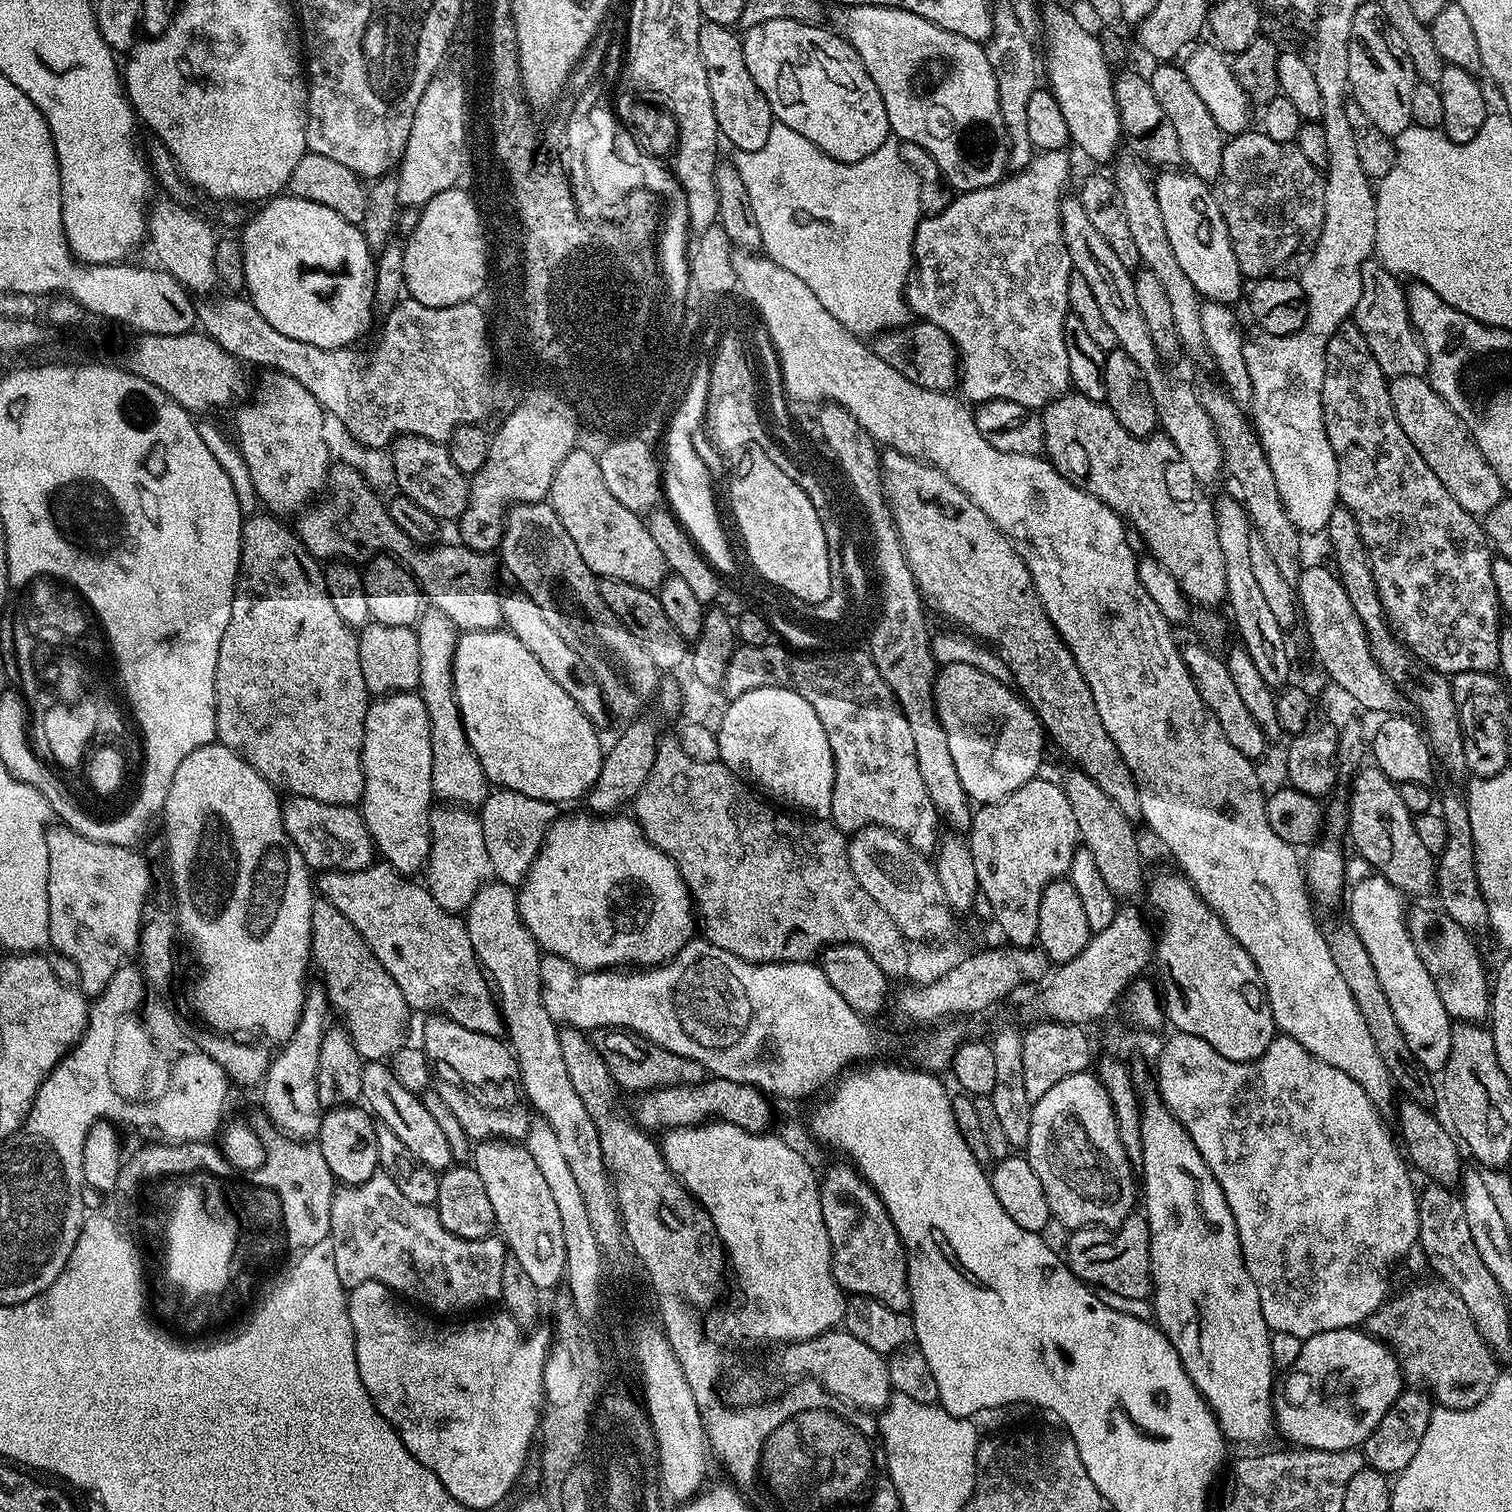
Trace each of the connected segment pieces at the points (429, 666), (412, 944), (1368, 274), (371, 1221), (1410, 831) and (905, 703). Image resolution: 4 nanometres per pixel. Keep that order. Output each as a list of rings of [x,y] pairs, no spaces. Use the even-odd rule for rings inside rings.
[[[439,614],[425,615],[419,621],[418,658],[420,659],[420,686],[418,694],[426,702],[426,714],[430,714],[430,750],[432,751],[432,790],[437,801],[448,806],[469,810],[483,804],[490,791],[490,781],[482,770],[462,722],[458,710],[452,663],[456,653],[458,629],[450,618]]]
[[[374,862],[371,867],[363,868],[357,872],[320,872],[318,892],[323,899],[329,900],[334,906],[338,906],[338,910],[342,910],[342,914],[346,914],[346,918],[355,926],[358,934],[362,934],[362,938],[370,946],[370,950],[378,958],[378,962],[382,962],[382,966],[386,966],[386,974],[390,974],[390,978],[394,978],[394,982],[398,982],[398,990],[402,990],[402,996],[406,998],[409,1009],[416,1011],[417,1008],[418,1011],[424,1012],[423,1014],[443,1014],[449,1016],[454,1022],[458,1022],[458,1026],[466,1026],[466,1030],[499,1037],[505,1031],[504,1018],[489,977],[481,968],[480,959],[474,954],[474,946],[470,942],[467,923],[457,913],[442,910],[442,906],[438,906],[438,902],[434,902],[434,898],[428,893],[427,887],[423,883],[411,884],[408,880],[411,879],[392,871],[387,864]]]
[[[1369,258],[1364,263],[1360,277],[1364,297],[1356,303],[1354,322],[1358,330],[1362,330],[1362,338],[1366,338],[1366,346],[1370,346],[1374,362],[1382,366],[1384,375],[1389,378],[1424,376],[1428,370],[1428,359],[1420,337],[1412,326],[1405,285],[1392,273],[1387,272],[1375,258]]]
[[[377,1174],[361,1184],[337,1187],[330,1206],[330,1239],[334,1246],[334,1270],[338,1270],[338,1282],[350,1290],[362,1286],[367,1280],[377,1280],[397,1294],[404,1288],[412,1288],[412,1284],[424,1284],[424,1248],[428,1248],[428,1232],[436,1228],[438,1217],[433,1205],[410,1202],[391,1174]]]
[[[1364,766],[1357,771],[1350,785],[1348,801],[1348,830],[1347,835],[1352,836],[1355,851],[1362,858],[1366,858],[1369,869],[1373,873],[1385,876],[1399,892],[1420,896],[1423,892],[1431,893],[1436,882],[1436,860],[1422,846],[1422,838],[1418,838],[1418,830],[1414,830],[1414,816],[1406,810],[1402,803],[1400,790],[1393,784],[1382,770],[1375,766]]]
[[[874,544],[874,554],[876,554],[876,568],[880,571],[879,583],[886,585],[886,612],[884,618],[876,622],[873,632],[868,636],[868,653],[875,665],[878,666],[879,673],[883,680],[895,694],[897,702],[909,723],[910,734],[913,735],[915,754],[917,755],[918,774],[922,777],[923,786],[930,794],[930,800],[935,806],[937,815],[944,819],[954,828],[954,830],[967,829],[972,823],[972,804],[968,795],[962,789],[962,782],[959,781],[958,770],[955,769],[954,758],[951,757],[950,746],[947,745],[945,728],[937,718],[936,703],[933,698],[933,686],[935,684],[938,665],[931,653],[931,633],[928,632],[926,616],[924,614],[924,600],[916,585],[916,580],[912,577],[912,571],[908,569],[908,563],[904,558],[904,547],[900,544]]]

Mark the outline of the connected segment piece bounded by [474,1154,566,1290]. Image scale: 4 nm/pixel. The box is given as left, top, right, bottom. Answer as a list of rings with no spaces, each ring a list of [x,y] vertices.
[[[480,1156],[474,1161],[478,1178],[486,1186],[490,1206],[494,1206],[496,1228],[502,1237],[511,1259],[522,1265],[530,1282],[541,1290],[552,1288],[565,1279],[564,1262],[566,1248],[562,1238],[562,1224],[558,1218],[558,1206],[538,1170],[534,1158],[520,1156]]]

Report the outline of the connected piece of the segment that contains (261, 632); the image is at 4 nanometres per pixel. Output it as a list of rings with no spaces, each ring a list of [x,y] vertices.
[[[263,514],[264,516],[249,515],[244,522],[242,530],[242,538],[240,539],[240,572],[236,576],[236,593],[234,594],[234,602],[230,610],[230,626],[226,626],[226,634],[222,634],[222,646],[218,646],[218,670],[214,674],[214,690],[216,691],[216,740],[225,744],[230,750],[238,753],[245,762],[254,770],[258,770],[258,774],[262,774],[262,778],[266,778],[273,788],[284,794],[293,796],[305,796],[306,798],[314,798],[318,802],[326,802],[327,804],[347,804],[349,806],[359,805],[360,796],[364,793],[364,767],[362,766],[362,746],[364,745],[364,723],[366,722],[366,714],[370,703],[370,693],[366,686],[366,678],[362,678],[362,662],[358,662],[358,642],[359,635],[346,622],[342,622],[342,617],[338,615],[338,610],[334,610],[334,602],[330,602],[330,594],[326,590],[326,582],[324,581],[324,568],[321,561],[315,556],[311,556],[307,546],[301,542],[299,536],[291,527],[288,528],[283,519],[277,518],[272,514]]]

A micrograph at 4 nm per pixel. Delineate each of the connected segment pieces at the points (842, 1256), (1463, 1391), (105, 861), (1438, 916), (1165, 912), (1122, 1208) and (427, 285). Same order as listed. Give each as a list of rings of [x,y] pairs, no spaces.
[[[847,1163],[844,1164],[834,1165],[825,1176],[822,1176],[822,1183],[820,1184],[820,1205],[822,1206],[824,1225],[828,1231],[830,1246],[832,1247],[832,1273],[834,1274],[834,1278],[839,1282],[845,1293],[854,1296],[868,1296],[871,1300],[882,1302],[890,1310],[901,1314],[907,1313],[912,1299],[910,1298],[910,1290],[908,1289],[908,1259],[904,1257],[904,1247],[900,1245],[900,1236],[897,1235],[896,1227],[892,1219],[888,1217],[888,1211],[885,1210],[883,1202],[878,1198],[878,1194],[874,1191],[871,1184],[856,1171],[855,1167],[849,1166]]]
[[[1436,1278],[1431,1279],[1425,1284],[1416,1284],[1413,1288],[1406,1289],[1401,1296],[1393,1295],[1385,1299],[1380,1308],[1368,1316],[1366,1331],[1369,1336],[1384,1341],[1392,1349],[1405,1381],[1409,1385],[1427,1390],[1439,1407],[1454,1410],[1473,1408],[1478,1402],[1482,1402],[1482,1398],[1486,1398],[1498,1375],[1498,1361],[1482,1334],[1478,1334],[1478,1326],[1474,1326],[1474,1318],[1470,1318],[1466,1302],[1462,1302],[1462,1298],[1458,1298],[1458,1294],[1454,1294],[1454,1290],[1450,1290],[1447,1284]]]
[[[52,826],[47,830],[47,836],[51,839],[52,854],[52,880],[51,880],[51,900],[49,912],[92,912],[92,920],[80,920],[80,924],[53,924],[49,922],[49,934],[51,936],[51,947],[59,952],[69,952],[80,962],[81,971],[78,975],[78,987],[85,997],[95,998],[104,991],[104,987],[112,981],[112,975],[115,974],[117,968],[112,964],[101,964],[99,954],[102,949],[107,947],[107,943],[112,944],[112,940],[116,940],[116,936],[124,936],[124,940],[128,940],[128,944],[135,944],[140,947],[140,933],[142,925],[146,919],[146,911],[144,912],[144,903],[148,900],[148,891],[152,888],[152,868],[148,865],[148,860],[144,856],[139,856],[136,848],[123,848],[122,846],[110,846],[106,842],[90,842],[86,838],[82,838],[80,832],[74,832],[67,826]]]
[[[1443,911],[1416,912],[1408,916],[1410,938],[1422,966],[1434,978],[1434,990],[1446,1006],[1446,1014],[1456,1022],[1484,1022],[1490,1016],[1490,976],[1484,973],[1480,952],[1473,937],[1454,918],[1445,916]]]
[[[1176,870],[1171,871],[1158,873],[1152,885],[1148,884],[1146,888],[1148,900],[1161,920],[1160,932],[1158,928],[1154,940],[1154,968],[1156,964],[1155,979],[1158,981],[1167,1023],[1172,1023],[1176,1032],[1202,1038],[1210,1047],[1218,1050],[1222,1058],[1230,1058],[1234,1062],[1257,1060],[1278,1035],[1262,978],[1250,954],[1220,921],[1220,915],[1192,889],[1192,883],[1184,875]]]
[[[1085,1070],[1062,1078],[1062,1082],[1050,1086],[1050,1090],[1042,1094],[1042,1098],[1035,1100],[1030,1114],[1026,1157],[1045,1192],[1051,1219],[1056,1224],[1065,1224],[1068,1230],[1115,1226],[1122,1223],[1127,1216],[1133,1215],[1135,1208],[1132,1207],[1135,1204],[1137,1207],[1138,1188],[1137,1185],[1136,1188],[1132,1185],[1133,1165],[1124,1153],[1108,1091],[1091,1071]]]
[[[457,186],[430,198],[428,204],[419,209],[420,217],[412,228],[412,237],[404,244],[404,269],[407,295],[413,300],[422,302],[422,306],[445,308],[455,304],[465,304],[468,300],[476,300],[476,288],[484,288],[485,278],[482,276],[482,245],[480,245],[480,223],[474,219],[477,201],[473,193],[463,192]]]

